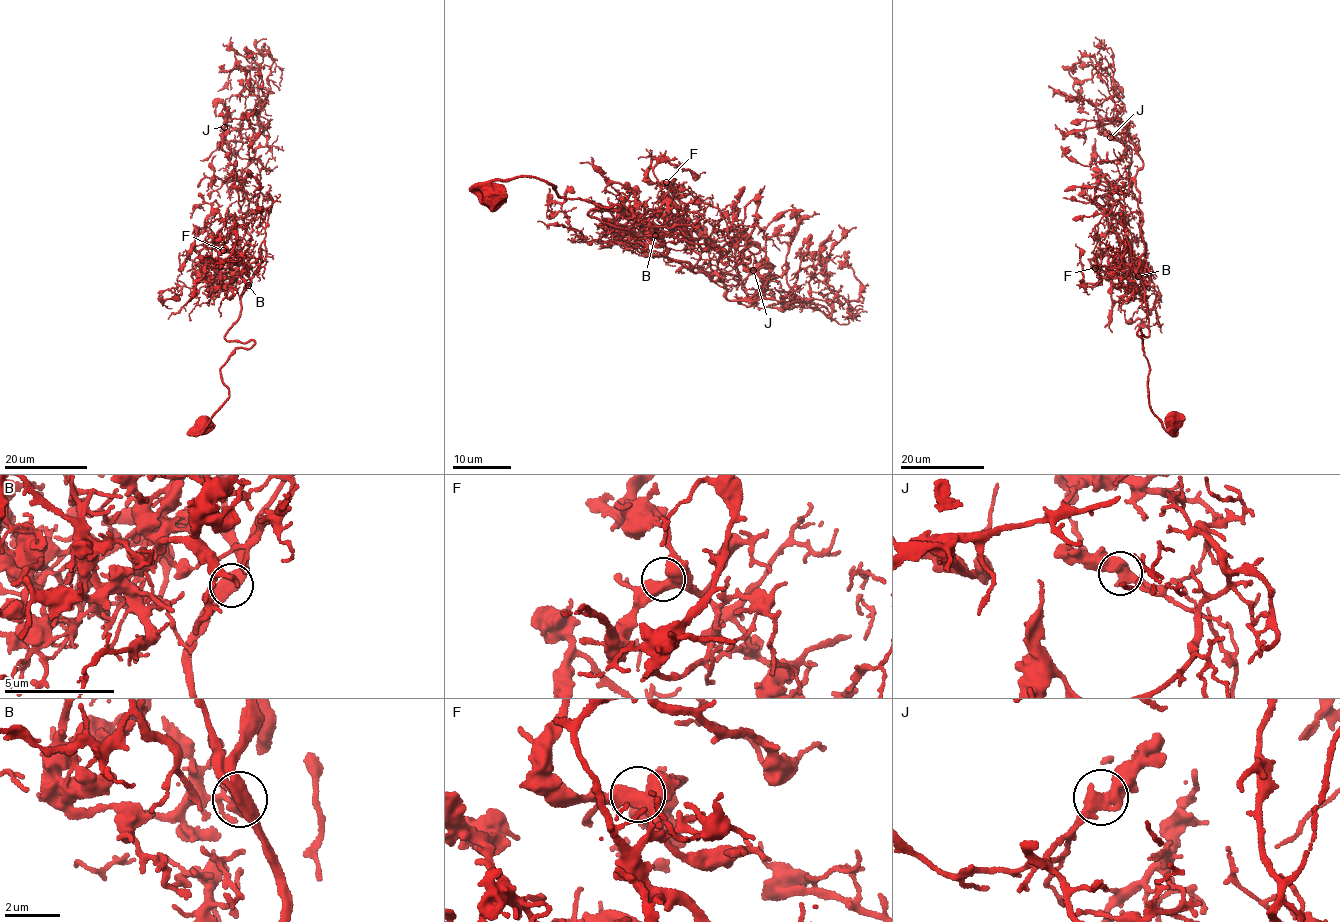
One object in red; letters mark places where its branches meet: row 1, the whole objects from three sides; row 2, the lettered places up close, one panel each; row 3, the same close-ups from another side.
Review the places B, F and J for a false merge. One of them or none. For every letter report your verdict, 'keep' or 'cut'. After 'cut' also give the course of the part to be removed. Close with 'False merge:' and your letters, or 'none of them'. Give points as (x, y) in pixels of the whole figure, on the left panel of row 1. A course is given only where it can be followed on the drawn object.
B: keep
F: keep
J: keep
False merge: none of them

